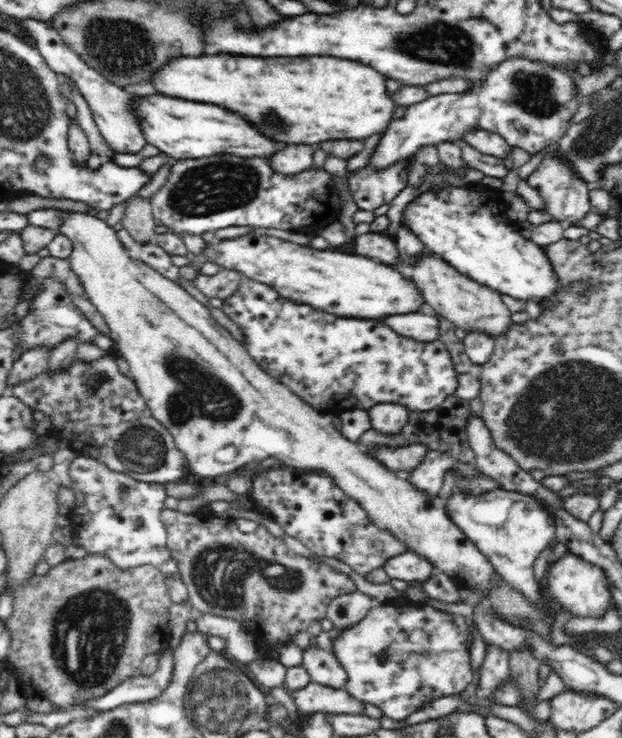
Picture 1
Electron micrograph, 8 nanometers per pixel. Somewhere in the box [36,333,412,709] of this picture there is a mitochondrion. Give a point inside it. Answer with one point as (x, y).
(89, 635)

